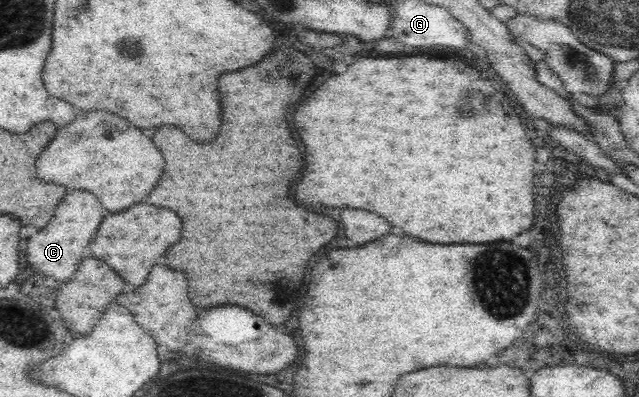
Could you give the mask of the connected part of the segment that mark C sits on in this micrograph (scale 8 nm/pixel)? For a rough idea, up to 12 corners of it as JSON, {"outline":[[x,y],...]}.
{"outline":[[73,190],[27,240],[33,270],[69,280],[105,210]]}

